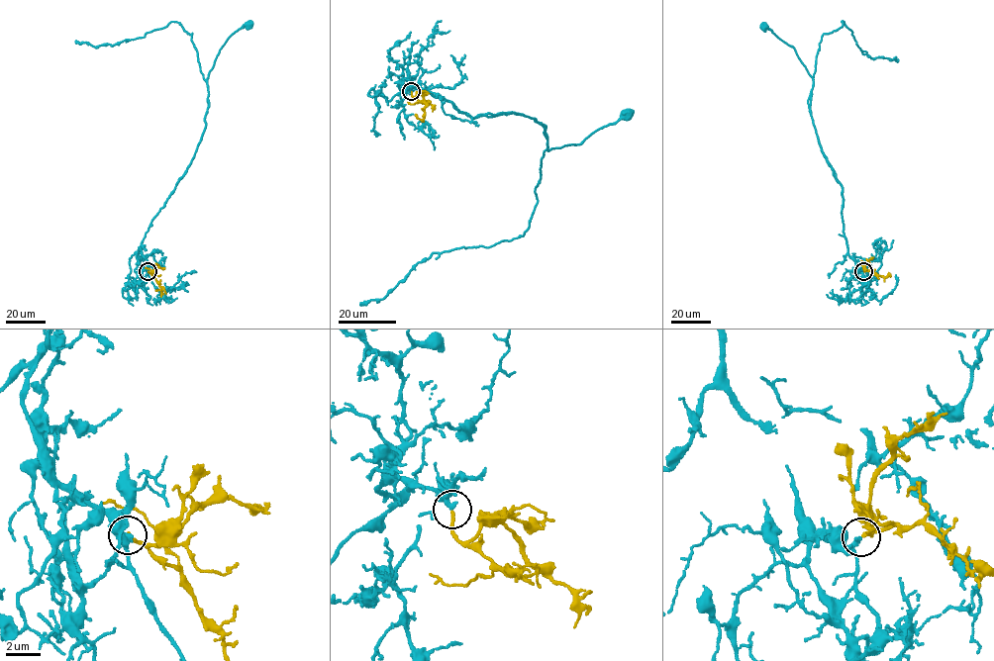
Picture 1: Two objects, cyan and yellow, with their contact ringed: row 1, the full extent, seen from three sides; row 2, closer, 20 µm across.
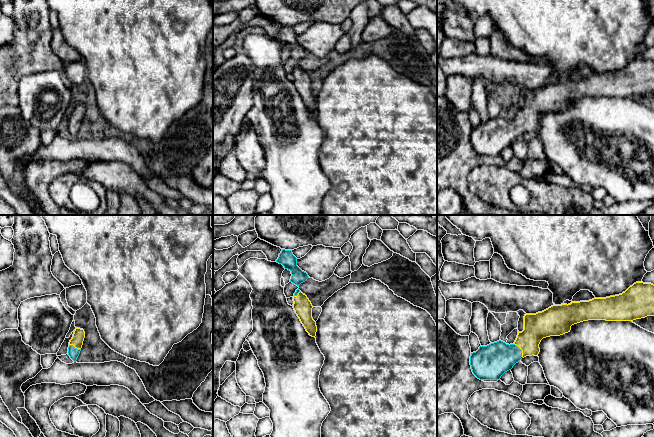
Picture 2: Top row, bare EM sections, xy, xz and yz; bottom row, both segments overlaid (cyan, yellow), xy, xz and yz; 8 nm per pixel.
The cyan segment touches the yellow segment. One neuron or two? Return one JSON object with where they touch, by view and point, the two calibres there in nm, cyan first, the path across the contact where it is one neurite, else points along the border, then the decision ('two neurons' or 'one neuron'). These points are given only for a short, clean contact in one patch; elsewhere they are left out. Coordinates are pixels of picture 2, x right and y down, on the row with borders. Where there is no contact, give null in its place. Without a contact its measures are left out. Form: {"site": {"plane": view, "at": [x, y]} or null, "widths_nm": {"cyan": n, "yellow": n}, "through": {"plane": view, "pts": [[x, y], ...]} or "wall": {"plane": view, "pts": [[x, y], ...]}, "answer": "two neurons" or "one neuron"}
{"site": {"plane": "yz", "at": [521, 350]}, "widths_nm": {"cyan": 280, "yellow": 220}, "through": {"plane": "yz", "pts": [[492, 361], [521, 350], [537, 326]]}, "answer": "one neuron"}

